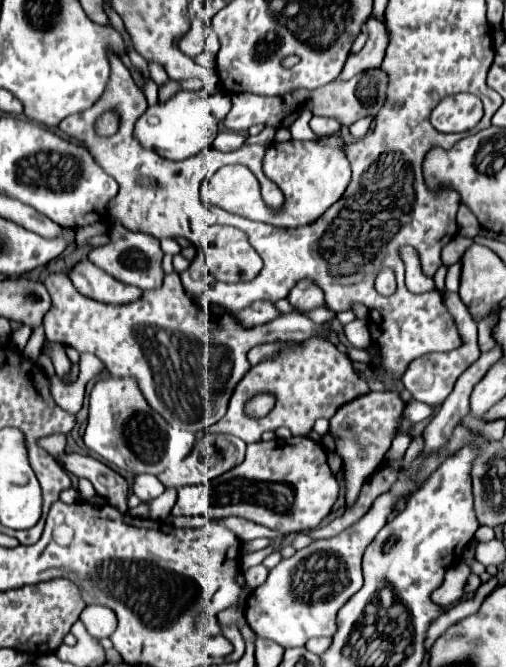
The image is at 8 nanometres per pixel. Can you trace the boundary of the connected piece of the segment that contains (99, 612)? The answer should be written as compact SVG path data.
M85 606L85 610L81 612L81 622L85 624L91 636L107 638L115 632L117 616L105 606Z

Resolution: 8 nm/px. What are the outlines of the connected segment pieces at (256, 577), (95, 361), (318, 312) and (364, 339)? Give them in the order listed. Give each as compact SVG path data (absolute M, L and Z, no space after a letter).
M263 564L249 568L249 570L245 572L245 586L247 586L249 590L255 590L257 586L261 586L261 584L265 582L267 574L269 574L269 570L267 570Z
M81 354L79 368L81 368L81 374L79 374L77 382L81 382L81 384L87 384L91 378L95 378L95 376L105 372L103 362L97 356L93 356L93 354Z
M315 308L311 312L305 312L305 316L309 316L315 324L323 324L323 322L329 322L331 318L335 318L335 312L331 312L327 308Z
M353 320L353 322L345 324L343 334L349 340L349 344L353 344L357 348L369 348L371 346L371 338L369 338L369 330L367 330L365 320Z

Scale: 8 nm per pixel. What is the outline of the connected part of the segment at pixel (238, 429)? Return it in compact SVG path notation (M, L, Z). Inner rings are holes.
M313 334L311 338L303 340L299 346L289 346L279 350L279 354L273 354L265 362L259 362L251 366L251 370L239 380L239 386L235 386L235 394L231 396L227 414L213 426L207 428L207 432L213 434L233 434L241 438L243 442L259 442L261 434L267 430L277 430L279 426L285 426L293 432L293 436L305 436L317 418L331 418L339 406L361 398L369 392L367 382L353 370L351 360L337 350L329 340L325 340L319 334ZM259 392L271 392L277 394L275 408L255 420L245 416L243 408L245 402L259 394Z

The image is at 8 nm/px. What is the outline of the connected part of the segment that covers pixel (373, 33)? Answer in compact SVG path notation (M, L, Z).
M369 18L367 32L369 32L369 40L367 40L365 48L361 52L357 52L357 54L349 54L349 58L345 62L345 68L343 68L341 76L339 76L341 82L351 80L359 72L373 70L373 68L381 66L383 56L385 56L385 48L387 48L385 26L379 20Z

